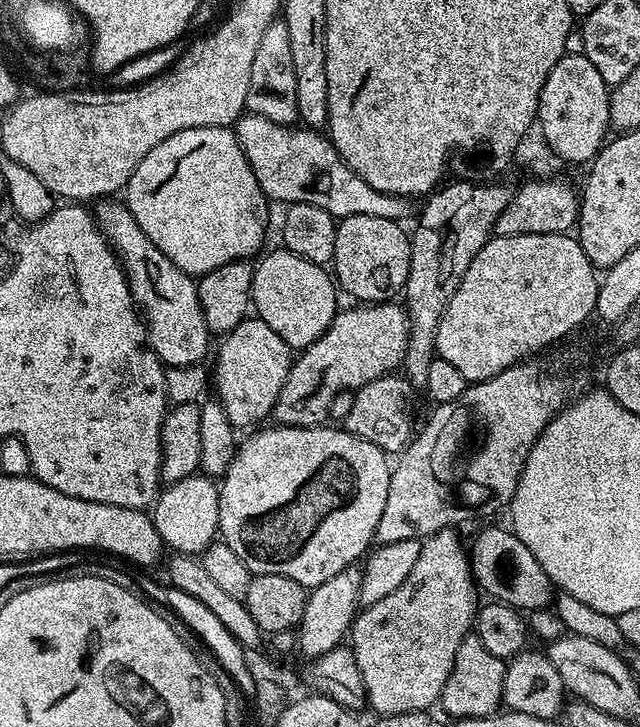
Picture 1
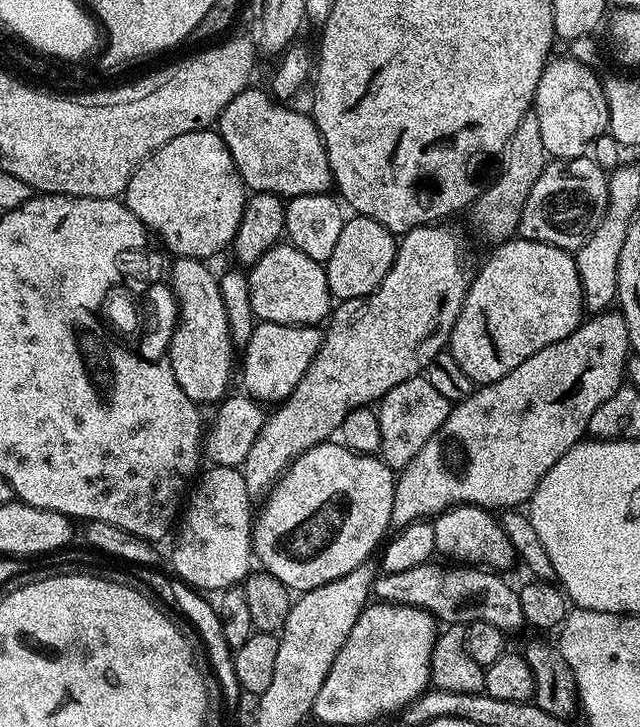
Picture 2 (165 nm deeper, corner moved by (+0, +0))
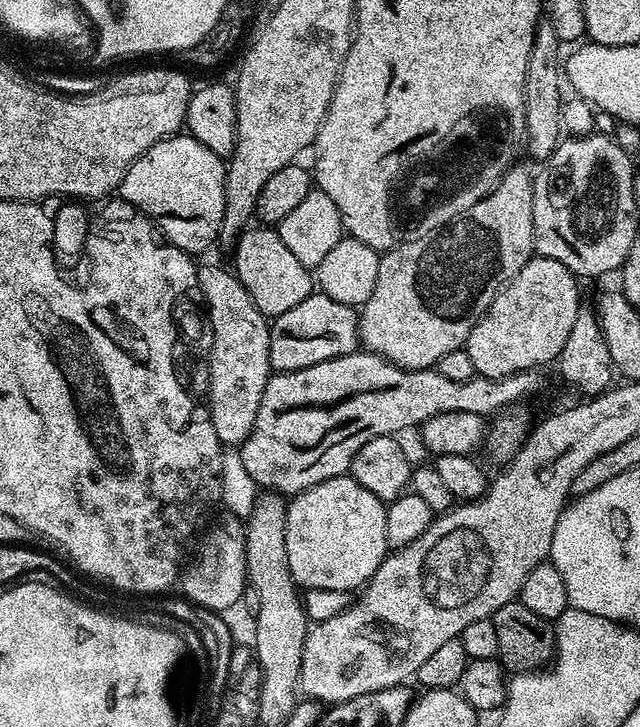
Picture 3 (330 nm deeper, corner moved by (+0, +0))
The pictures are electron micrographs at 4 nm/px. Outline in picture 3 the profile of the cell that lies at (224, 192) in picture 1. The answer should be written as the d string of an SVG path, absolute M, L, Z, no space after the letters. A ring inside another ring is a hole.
M177 134L154 142L126 170L119 199L144 213L167 243L197 254L217 243L224 213L225 161L193 136Z

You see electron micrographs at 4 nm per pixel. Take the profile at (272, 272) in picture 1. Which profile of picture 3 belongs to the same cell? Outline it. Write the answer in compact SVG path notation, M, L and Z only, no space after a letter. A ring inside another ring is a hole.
M249 226L245 228L234 249L236 277L246 286L250 298L254 298L254 306L262 310L262 314L275 318L286 314L286 310L294 310L298 302L311 296L314 291L314 276L309 268L302 266L294 254L290 254L286 242L282 242L279 231L272 226Z

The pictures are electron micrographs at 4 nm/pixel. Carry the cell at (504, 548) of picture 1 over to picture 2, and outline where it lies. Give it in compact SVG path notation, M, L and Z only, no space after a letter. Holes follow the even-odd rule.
M460 504L456 508L448 508L431 521L434 526L434 542L437 553L442 557L453 556L453 561L463 562L468 566L483 566L488 570L505 570L518 560L517 545L512 545L504 528L495 520L493 513L487 508L479 508L473 504Z

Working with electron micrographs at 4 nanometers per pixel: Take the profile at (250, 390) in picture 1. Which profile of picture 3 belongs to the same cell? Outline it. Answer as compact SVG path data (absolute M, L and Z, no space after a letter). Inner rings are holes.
M319 290L298 302L294 310L286 310L286 314L275 317L270 324L270 366L273 373L306 370L306 366L318 366L318 362L349 356L360 347L357 309L350 304L334 302L334 298Z

